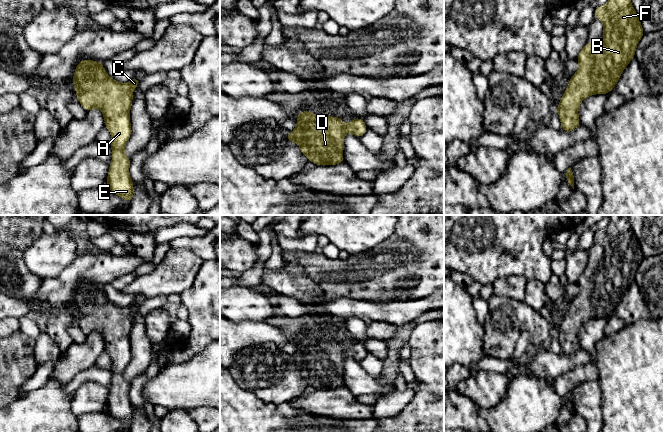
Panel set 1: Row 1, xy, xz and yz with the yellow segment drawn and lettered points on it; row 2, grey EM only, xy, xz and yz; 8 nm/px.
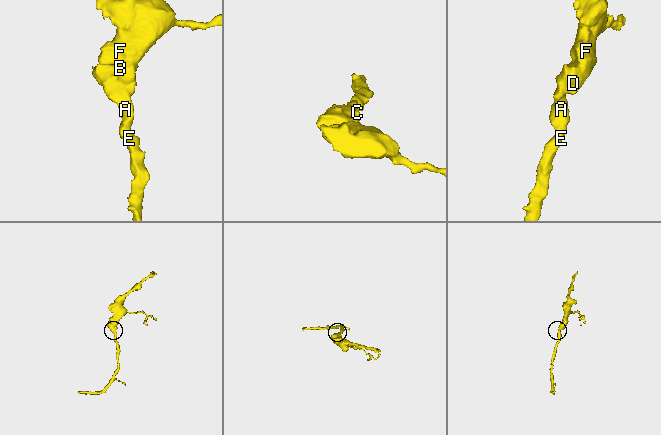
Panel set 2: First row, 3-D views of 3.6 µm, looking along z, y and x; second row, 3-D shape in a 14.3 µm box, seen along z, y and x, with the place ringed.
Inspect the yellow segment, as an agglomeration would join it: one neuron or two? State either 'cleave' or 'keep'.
keep

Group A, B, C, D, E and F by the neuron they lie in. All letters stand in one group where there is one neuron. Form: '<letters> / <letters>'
A B C D E F

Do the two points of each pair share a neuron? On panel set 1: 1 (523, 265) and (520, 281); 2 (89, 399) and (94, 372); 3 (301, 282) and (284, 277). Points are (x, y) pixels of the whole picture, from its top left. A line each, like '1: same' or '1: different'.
1: different
2: different
3: same

